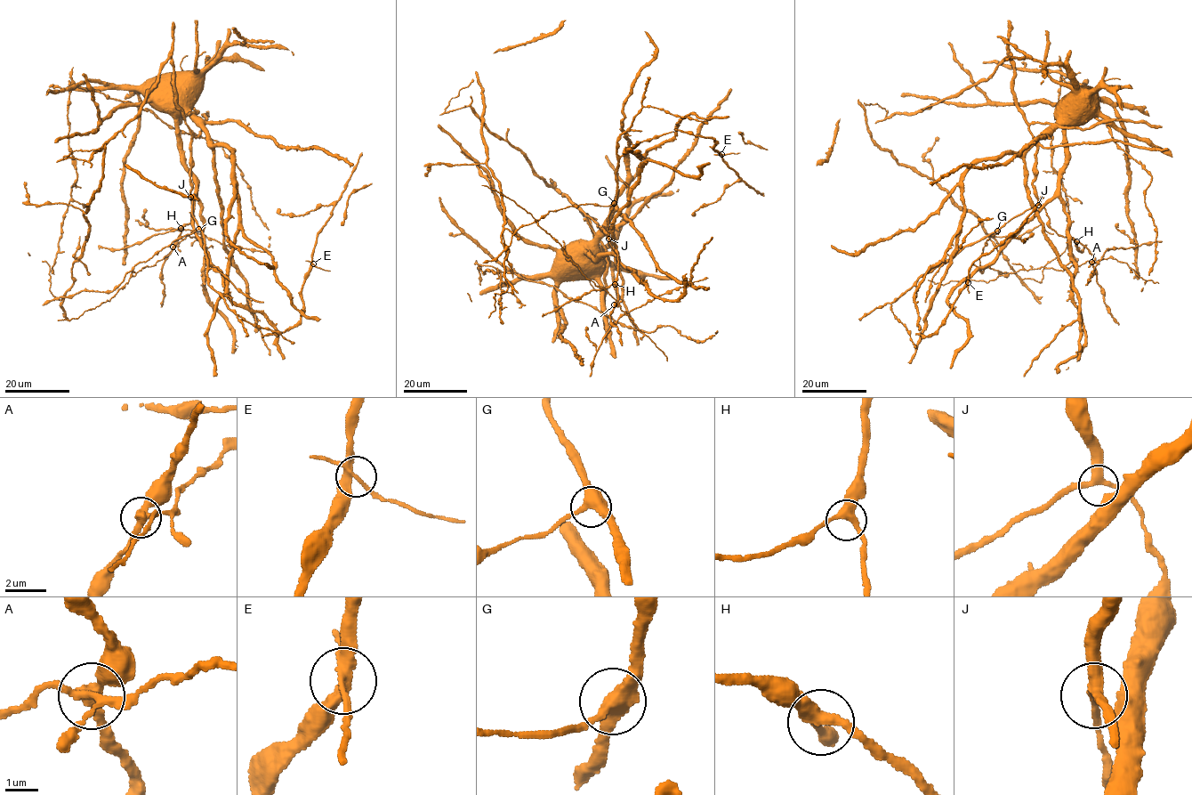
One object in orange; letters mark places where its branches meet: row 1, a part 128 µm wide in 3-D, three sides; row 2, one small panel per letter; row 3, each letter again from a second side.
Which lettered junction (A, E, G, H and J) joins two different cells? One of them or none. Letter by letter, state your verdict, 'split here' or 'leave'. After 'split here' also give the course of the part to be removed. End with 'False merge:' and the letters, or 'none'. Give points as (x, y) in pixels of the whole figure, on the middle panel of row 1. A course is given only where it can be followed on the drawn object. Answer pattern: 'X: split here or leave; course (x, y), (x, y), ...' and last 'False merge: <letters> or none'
A: split here; course (615, 304), (615, 299), (585, 277), (560, 245), (532, 215), (502, 194), (481, 185)
E: leave
G: leave
H: leave
J: leave
False merge: A

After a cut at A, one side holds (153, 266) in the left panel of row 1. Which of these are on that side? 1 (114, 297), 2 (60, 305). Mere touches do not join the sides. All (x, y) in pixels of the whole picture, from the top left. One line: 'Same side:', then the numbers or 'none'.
Same side: 1

